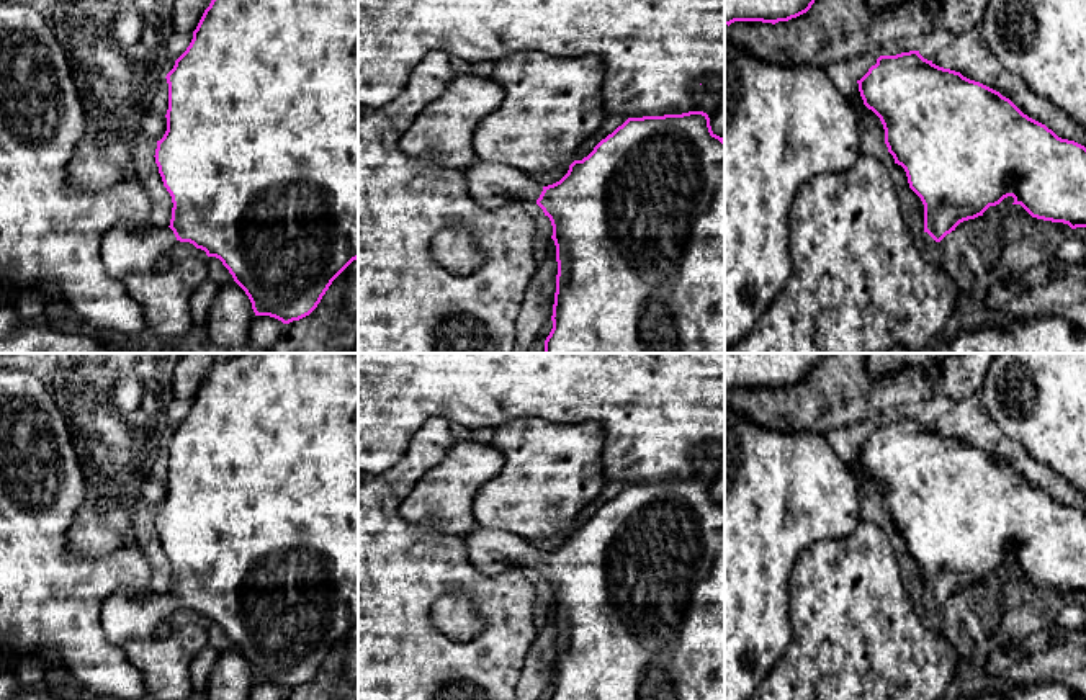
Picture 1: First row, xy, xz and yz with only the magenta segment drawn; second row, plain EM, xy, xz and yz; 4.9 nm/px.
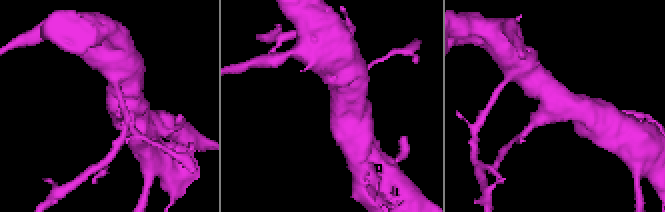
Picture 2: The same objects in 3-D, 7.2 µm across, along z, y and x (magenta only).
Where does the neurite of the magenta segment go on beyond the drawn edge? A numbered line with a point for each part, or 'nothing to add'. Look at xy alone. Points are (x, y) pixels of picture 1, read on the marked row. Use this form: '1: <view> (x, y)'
1: xy (126, 247)

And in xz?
1: xz (493, 183)

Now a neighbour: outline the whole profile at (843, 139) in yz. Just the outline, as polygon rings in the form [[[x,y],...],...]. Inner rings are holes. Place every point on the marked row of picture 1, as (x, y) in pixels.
[[[725,34],[725,350],[752,330],[792,275],[788,216],[798,186],[816,173],[849,170],[860,154],[857,111],[824,69],[759,61]]]

